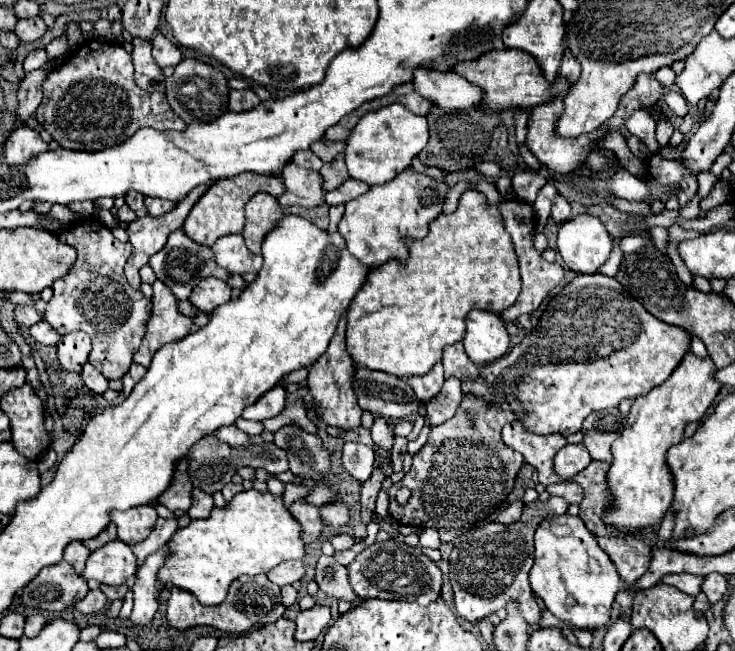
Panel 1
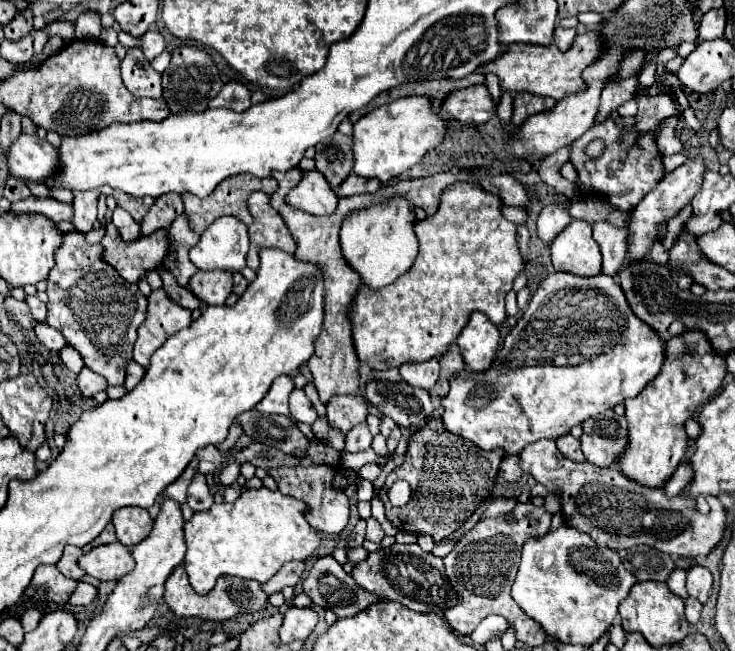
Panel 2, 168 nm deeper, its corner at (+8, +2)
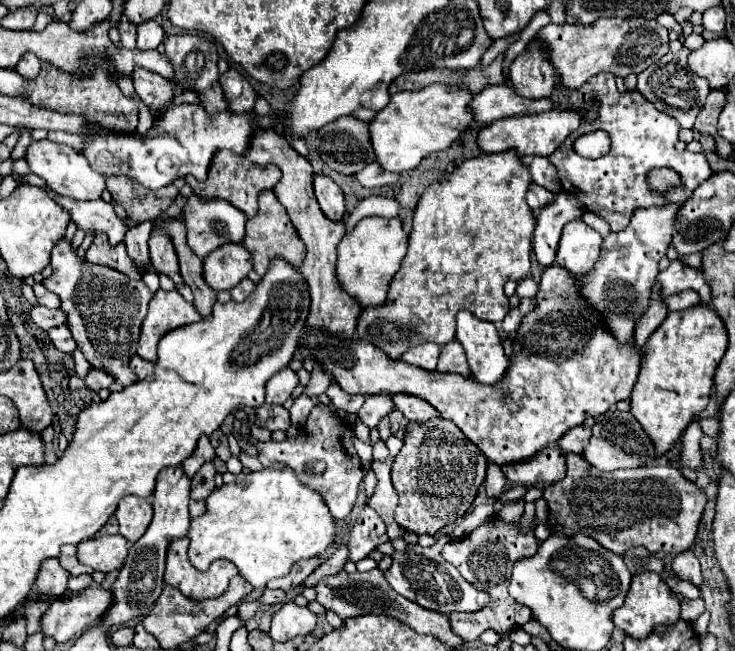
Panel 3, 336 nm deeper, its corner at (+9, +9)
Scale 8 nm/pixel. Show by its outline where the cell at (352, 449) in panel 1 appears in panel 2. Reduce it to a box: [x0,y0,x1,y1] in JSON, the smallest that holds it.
[344,424,372,452]

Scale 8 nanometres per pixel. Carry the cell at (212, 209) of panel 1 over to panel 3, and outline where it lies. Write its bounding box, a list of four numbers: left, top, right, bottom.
[185,151,281,217]

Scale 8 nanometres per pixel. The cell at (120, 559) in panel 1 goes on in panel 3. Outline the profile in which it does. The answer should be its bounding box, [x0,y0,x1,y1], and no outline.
[77,535,127,573]

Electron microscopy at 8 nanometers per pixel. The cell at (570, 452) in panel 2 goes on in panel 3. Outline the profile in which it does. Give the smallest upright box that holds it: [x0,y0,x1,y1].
[559,425,591,455]

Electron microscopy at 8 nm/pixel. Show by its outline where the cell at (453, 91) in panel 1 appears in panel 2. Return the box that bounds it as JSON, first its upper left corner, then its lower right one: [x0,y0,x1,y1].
[442,84,496,124]

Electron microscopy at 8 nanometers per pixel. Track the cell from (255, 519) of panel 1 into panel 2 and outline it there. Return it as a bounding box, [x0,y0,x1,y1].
[184,488,320,596]

